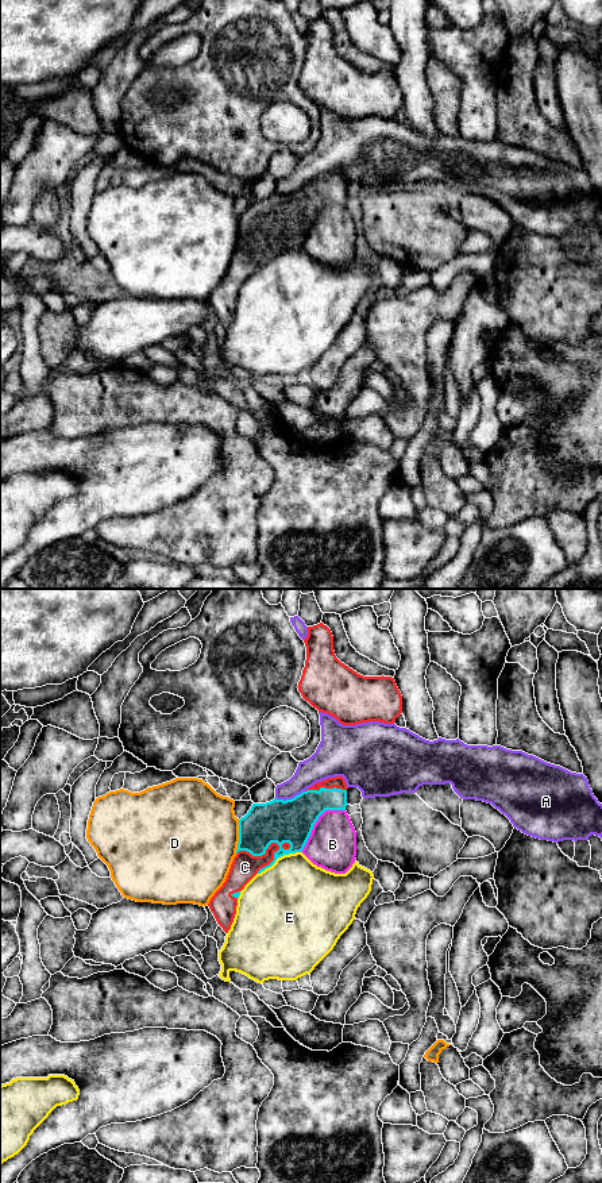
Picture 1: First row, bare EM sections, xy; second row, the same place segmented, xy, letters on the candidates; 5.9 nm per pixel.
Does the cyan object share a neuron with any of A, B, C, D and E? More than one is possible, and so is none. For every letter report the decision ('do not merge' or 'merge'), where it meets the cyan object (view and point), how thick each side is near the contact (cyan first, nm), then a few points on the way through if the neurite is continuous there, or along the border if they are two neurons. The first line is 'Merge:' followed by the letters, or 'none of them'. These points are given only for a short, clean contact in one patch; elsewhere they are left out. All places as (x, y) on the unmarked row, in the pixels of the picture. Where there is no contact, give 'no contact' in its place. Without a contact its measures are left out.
Merge: C
A: do not merge | xy (289, 195) | 260/160 nm
B: do not merge | xy (316, 215) | 260/280 nm
C: merge | xy (265, 247) | 260/160 nm
D: do not merge | xy (239, 231) | 260/500 nm | along xy (239, 215), (239, 237), (235, 247)
E: do not merge | xy (280, 251) | 260/440 nm

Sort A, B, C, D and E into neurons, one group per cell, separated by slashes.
A / B / C / D / E

